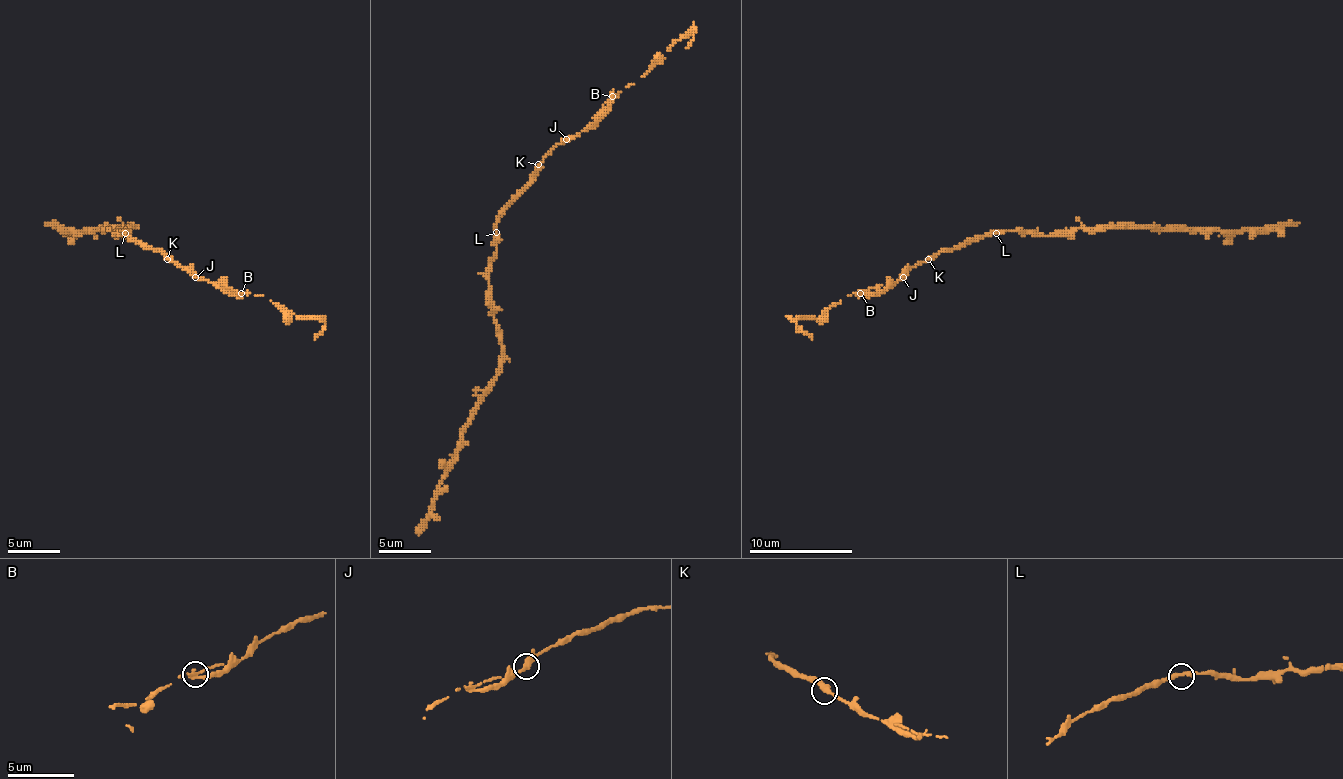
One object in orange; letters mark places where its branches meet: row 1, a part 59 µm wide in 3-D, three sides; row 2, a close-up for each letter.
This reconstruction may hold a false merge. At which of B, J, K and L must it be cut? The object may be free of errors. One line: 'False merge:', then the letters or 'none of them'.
False merge: B

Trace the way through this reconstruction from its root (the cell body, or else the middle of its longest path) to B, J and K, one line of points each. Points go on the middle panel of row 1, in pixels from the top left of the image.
B: (496, 229), (499, 214), (530, 180), (535, 167), (559, 144), (585, 131), (613, 97)
J: (496, 229), (499, 214), (507, 203), (530, 180), (535, 167), (566, 139)
K: (496, 229), (499, 214), (530, 180), (538, 164)

